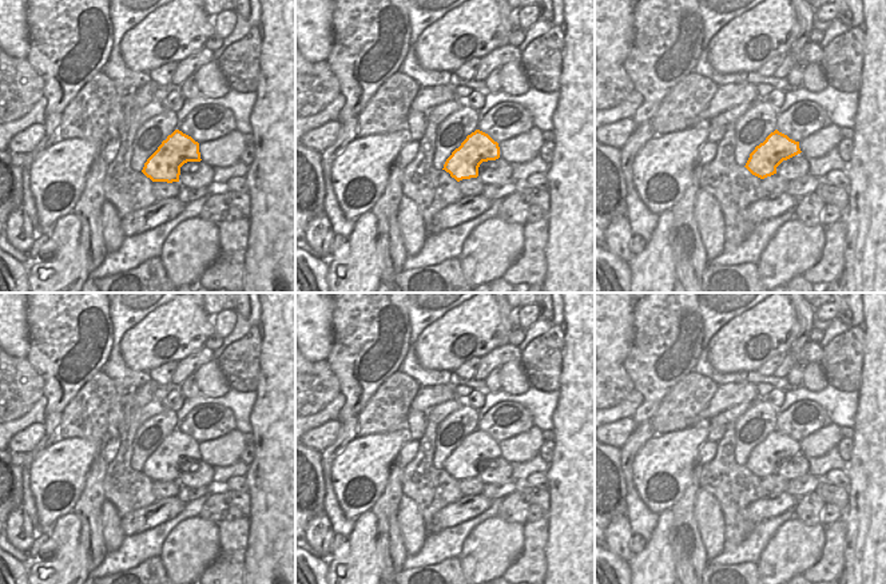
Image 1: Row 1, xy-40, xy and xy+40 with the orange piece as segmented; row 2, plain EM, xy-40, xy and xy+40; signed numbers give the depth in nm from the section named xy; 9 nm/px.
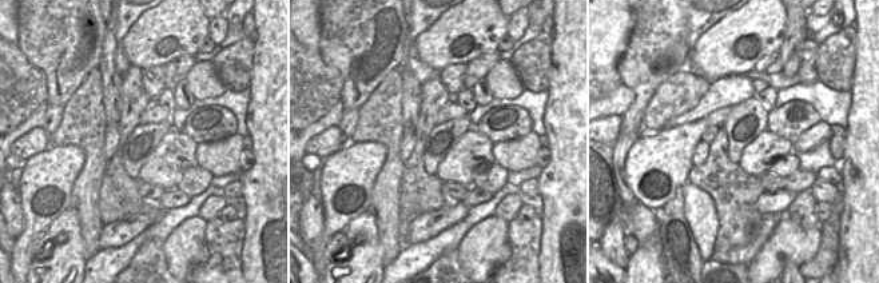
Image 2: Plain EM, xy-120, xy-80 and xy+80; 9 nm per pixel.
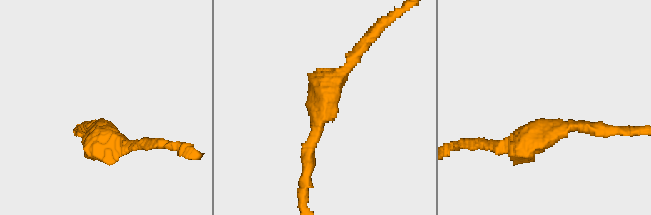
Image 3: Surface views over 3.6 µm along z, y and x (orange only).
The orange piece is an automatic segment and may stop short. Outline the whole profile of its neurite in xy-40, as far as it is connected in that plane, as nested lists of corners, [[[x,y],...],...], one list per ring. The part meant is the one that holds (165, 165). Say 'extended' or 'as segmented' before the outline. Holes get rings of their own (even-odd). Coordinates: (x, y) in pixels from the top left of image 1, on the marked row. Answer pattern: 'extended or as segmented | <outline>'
as segmented | [[[175,130],[147,159],[142,172],[152,182],[179,182],[180,167],[200,160],[199,143]]]

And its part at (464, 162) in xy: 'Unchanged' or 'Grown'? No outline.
Unchanged.

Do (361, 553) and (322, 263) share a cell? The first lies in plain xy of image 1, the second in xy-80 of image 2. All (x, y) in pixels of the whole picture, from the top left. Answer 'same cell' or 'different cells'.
different cells

